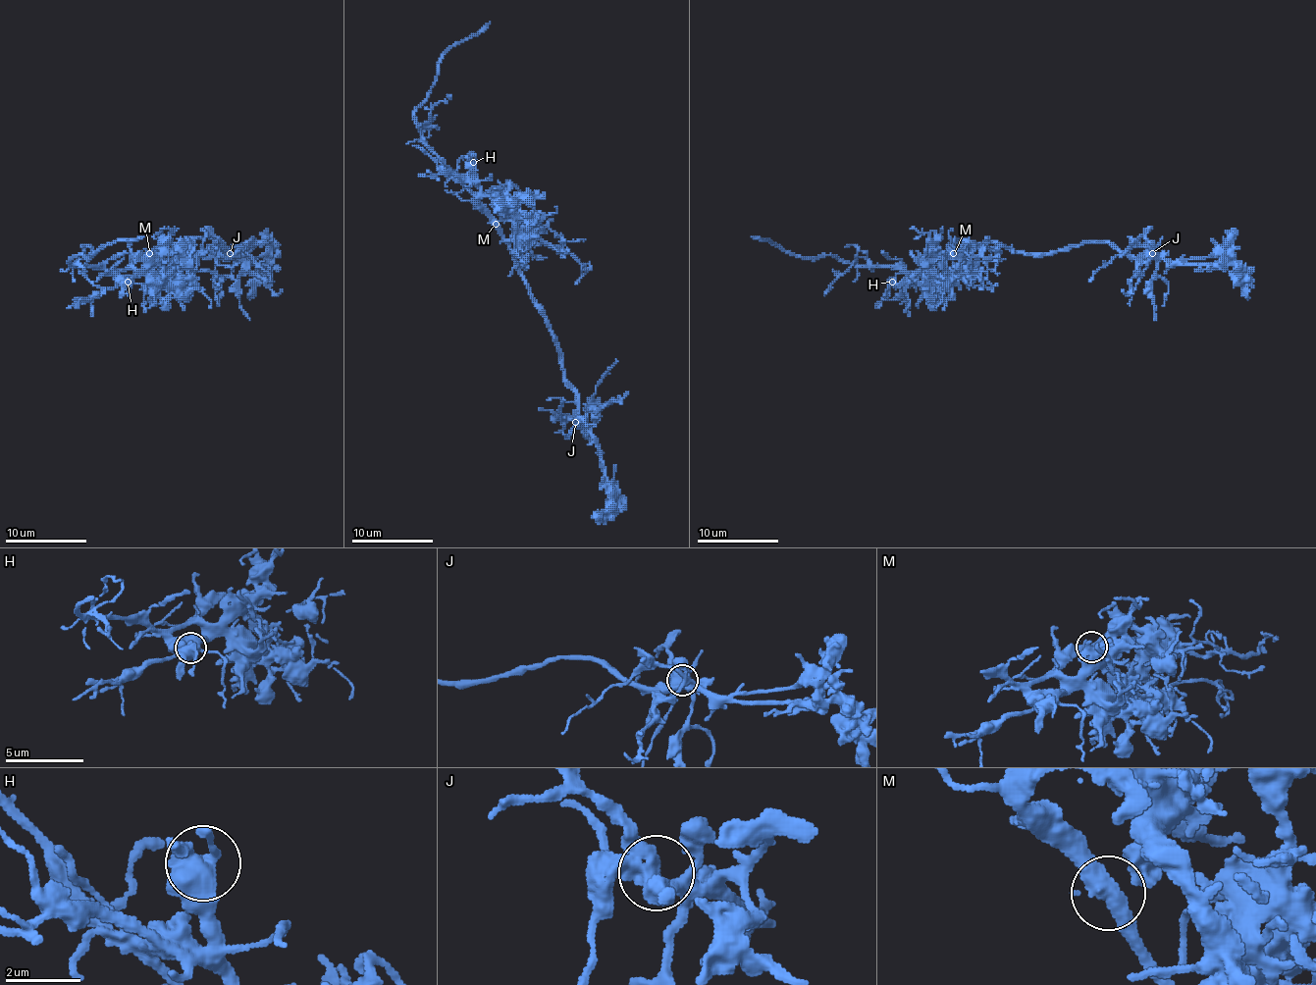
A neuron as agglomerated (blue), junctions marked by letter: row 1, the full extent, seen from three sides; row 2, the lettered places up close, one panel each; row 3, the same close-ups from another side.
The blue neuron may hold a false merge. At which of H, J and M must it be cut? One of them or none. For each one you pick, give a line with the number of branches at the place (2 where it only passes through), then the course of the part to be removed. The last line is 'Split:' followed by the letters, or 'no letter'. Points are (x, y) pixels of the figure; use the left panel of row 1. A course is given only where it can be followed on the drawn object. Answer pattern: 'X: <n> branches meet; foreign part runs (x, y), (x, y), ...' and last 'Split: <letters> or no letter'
Split: no letter

